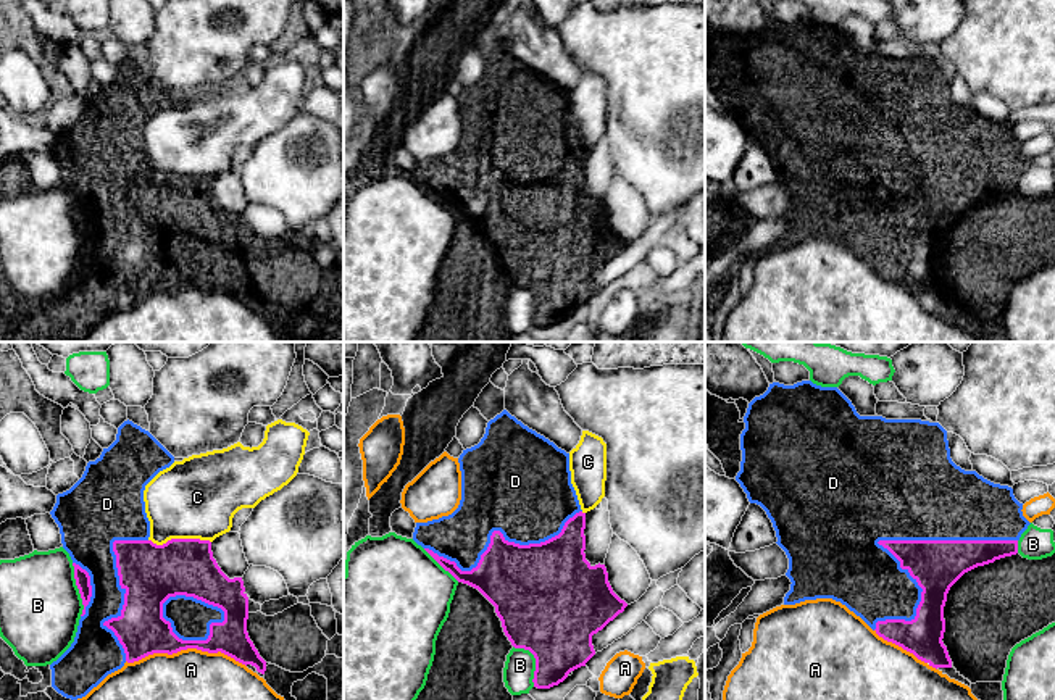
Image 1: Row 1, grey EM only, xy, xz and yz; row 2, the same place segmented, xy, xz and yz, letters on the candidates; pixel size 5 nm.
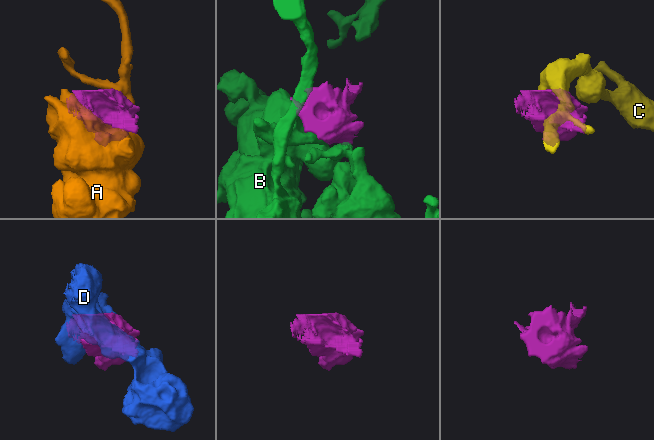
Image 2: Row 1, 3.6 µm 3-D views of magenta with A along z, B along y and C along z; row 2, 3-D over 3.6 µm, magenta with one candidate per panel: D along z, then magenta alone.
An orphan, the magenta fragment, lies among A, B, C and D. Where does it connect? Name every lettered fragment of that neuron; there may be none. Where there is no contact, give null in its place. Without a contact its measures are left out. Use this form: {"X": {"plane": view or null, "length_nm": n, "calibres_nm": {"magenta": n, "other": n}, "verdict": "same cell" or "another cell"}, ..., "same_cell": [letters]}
{"A": {"plane": "xy", "length_nm": 600, "calibres_nm": {"magenta": 240, "other": 480}, "verdict": "another cell"}, "B": {"plane": "xy", "length_nm": 260, "calibres_nm": {"magenta": 80, "other": 400}, "verdict": "another cell"}, "C": {"plane": "xy", "length_nm": 320, "calibres_nm": {"magenta": 300, "other": 400}, "verdict": "another cell"}, "D": {"plane": "yz", "length_nm": 850, "calibres_nm": {"magenta": 220, "other": 500}, "verdict": "same cell"}, "same_cell": ["D"]}

